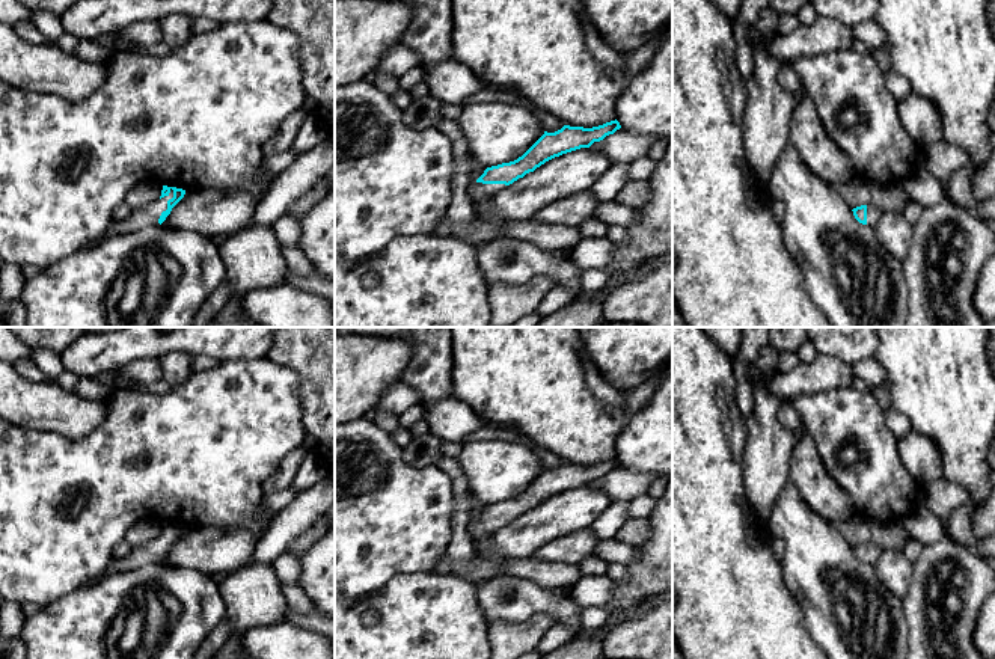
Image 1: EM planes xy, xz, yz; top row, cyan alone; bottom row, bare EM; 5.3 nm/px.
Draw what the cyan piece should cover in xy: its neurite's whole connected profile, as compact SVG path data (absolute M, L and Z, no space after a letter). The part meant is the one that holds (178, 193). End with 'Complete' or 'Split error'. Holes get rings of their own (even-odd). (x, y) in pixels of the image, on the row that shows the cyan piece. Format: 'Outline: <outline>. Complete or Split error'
Outline: M163 185L161 196L158 201L131 210L128 217L122 222L112 222L109 229L95 241L87 244L84 249L98 244L100 241L103 241L104 237L109 235L128 234L151 225L161 225L170 214L172 208L184 198L184 195L185 190L182 189Z. Split error

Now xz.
Outline: M615 119L592 128L564 125L555 133L544 131L517 160L487 167L476 182L467 187L469 198L475 202L493 196L546 161L580 148L589 148L620 128L621 125Z. Split error

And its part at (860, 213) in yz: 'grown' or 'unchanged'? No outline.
grown

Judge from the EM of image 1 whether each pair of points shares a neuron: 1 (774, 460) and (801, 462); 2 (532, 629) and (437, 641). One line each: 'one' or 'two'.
1: two
2: two

